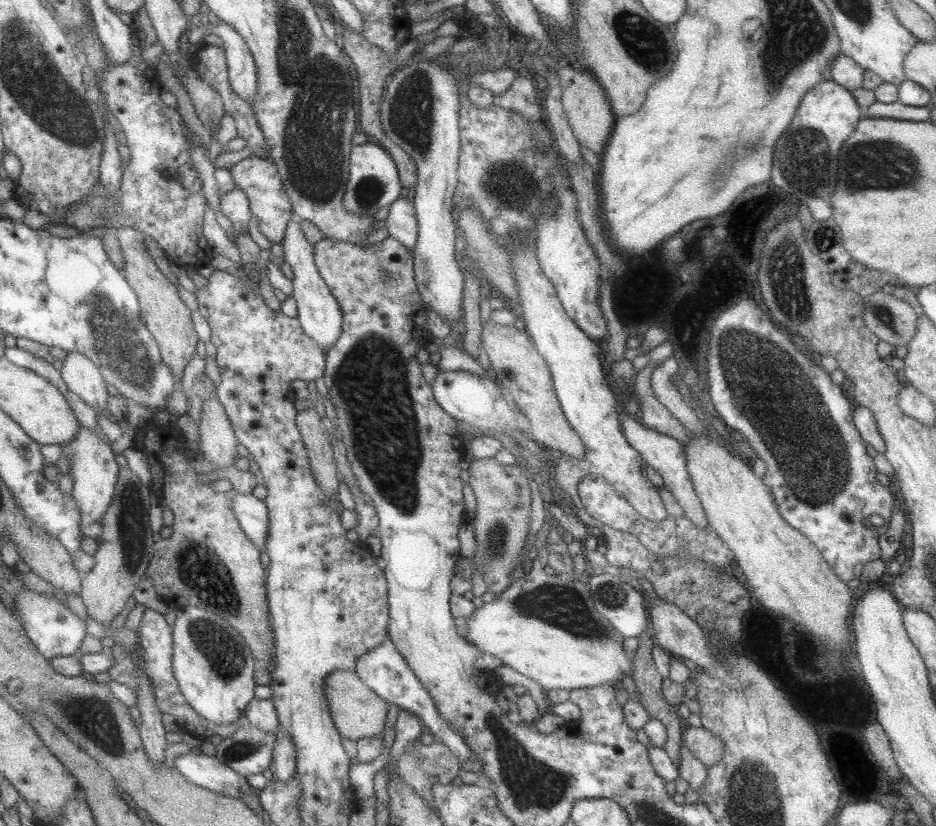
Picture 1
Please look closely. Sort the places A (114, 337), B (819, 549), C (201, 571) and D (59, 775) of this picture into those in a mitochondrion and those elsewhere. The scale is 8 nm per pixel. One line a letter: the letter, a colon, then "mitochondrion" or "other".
A: mitochondrion
B: other
C: mitochondrion
D: other

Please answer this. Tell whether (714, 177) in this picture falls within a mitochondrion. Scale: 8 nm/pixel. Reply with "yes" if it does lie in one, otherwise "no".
yes

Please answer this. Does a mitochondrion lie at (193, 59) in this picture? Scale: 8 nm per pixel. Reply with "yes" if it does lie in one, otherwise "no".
no

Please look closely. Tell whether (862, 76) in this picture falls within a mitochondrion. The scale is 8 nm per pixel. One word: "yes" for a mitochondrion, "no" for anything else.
no

